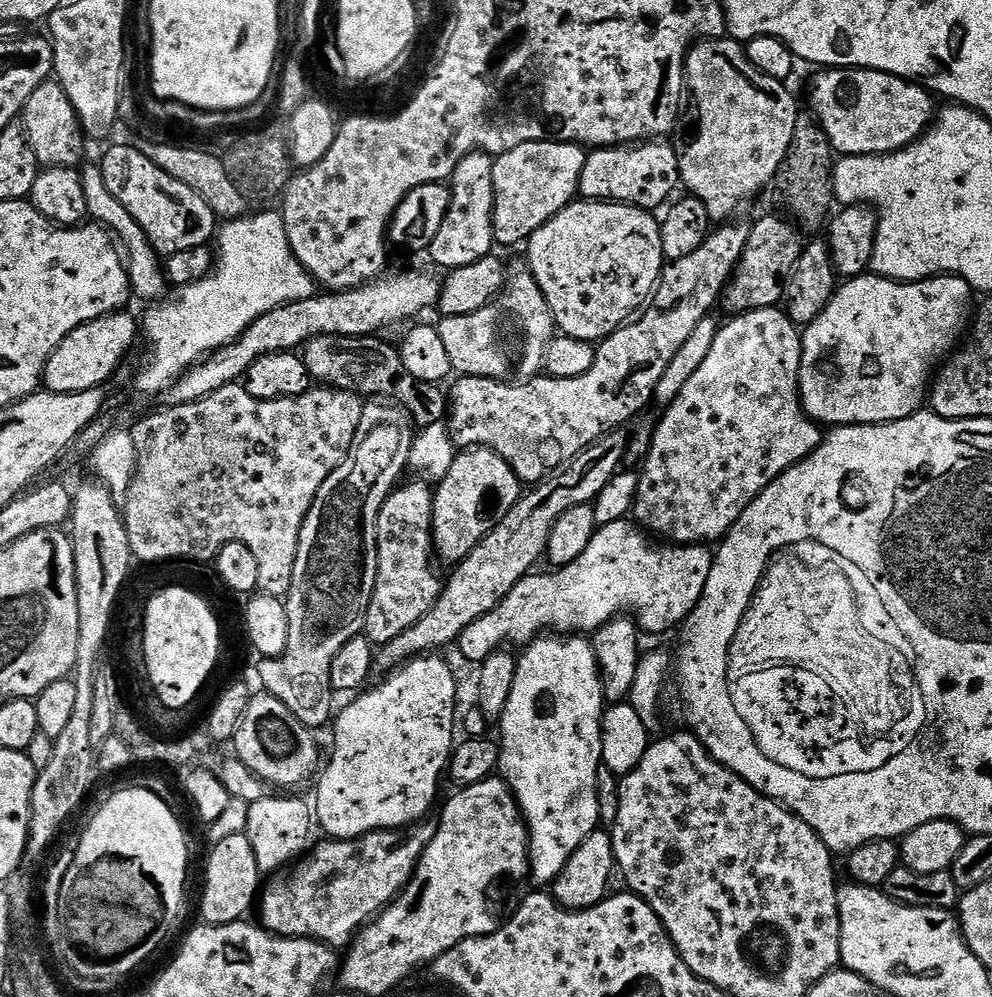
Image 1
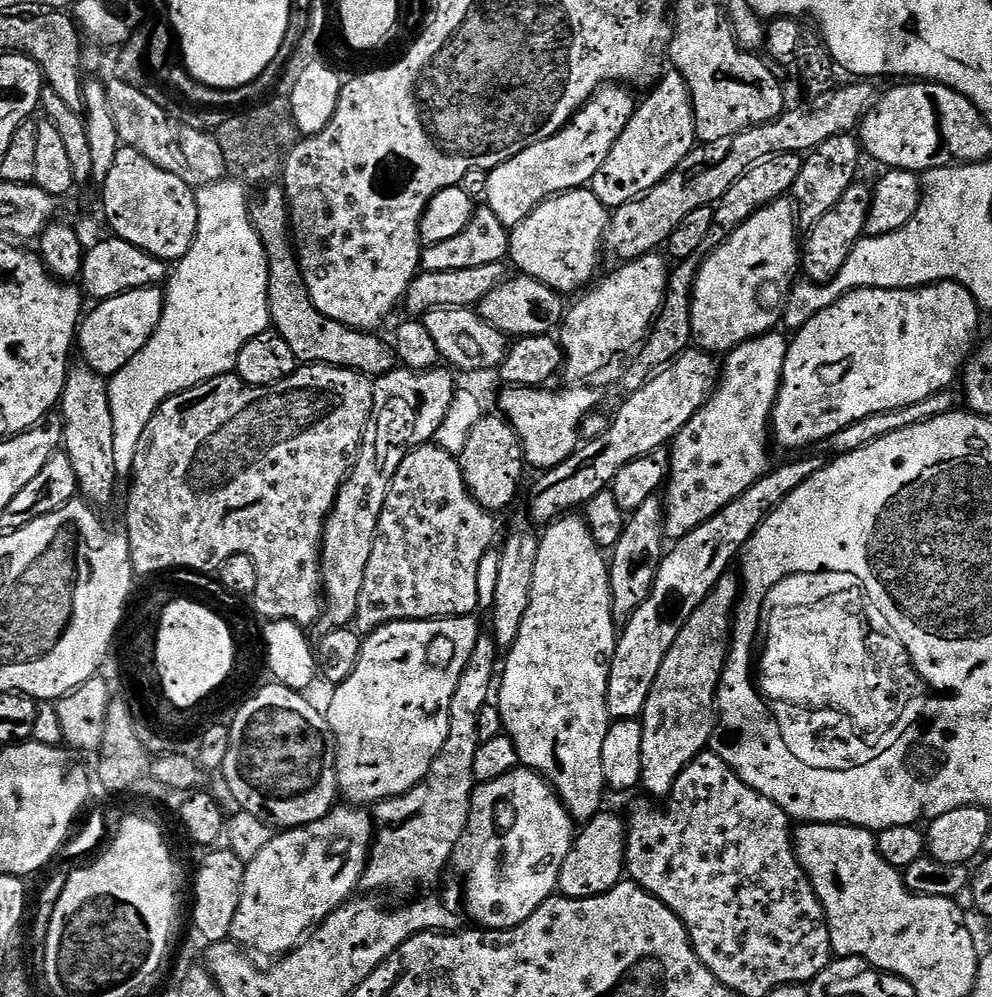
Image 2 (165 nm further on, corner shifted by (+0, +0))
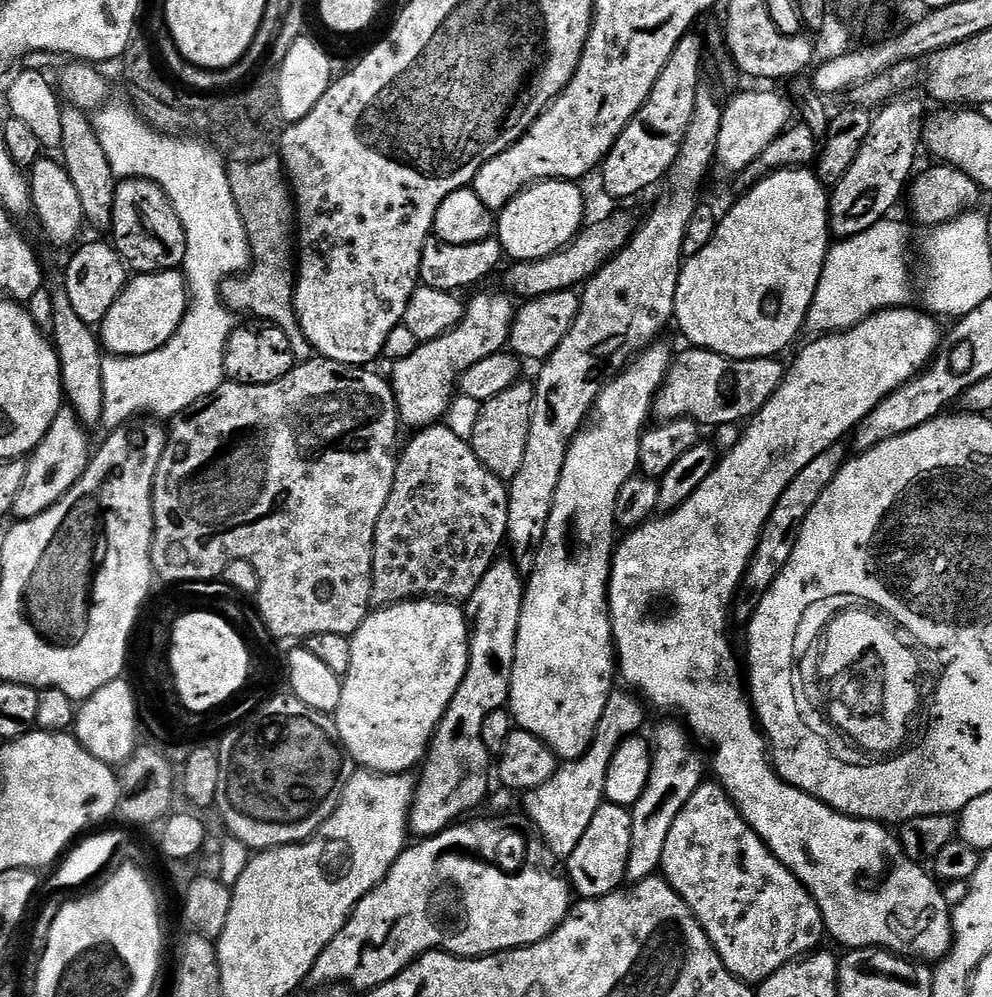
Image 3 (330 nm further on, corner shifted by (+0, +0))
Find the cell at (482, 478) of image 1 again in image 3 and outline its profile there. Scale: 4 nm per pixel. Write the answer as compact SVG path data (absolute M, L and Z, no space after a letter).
M518 382L502 394L483 401L478 414L478 426L474 426L471 446L474 454L502 481L510 482L522 467L526 455L526 440L530 438L530 424L534 414L536 390L531 383Z

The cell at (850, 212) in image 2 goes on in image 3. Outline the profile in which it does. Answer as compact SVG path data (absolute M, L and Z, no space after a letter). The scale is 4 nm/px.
M904 94L893 98L875 113L868 141L858 150L850 170L835 181L828 202L828 227L837 241L854 238L889 219L892 207L905 195L917 171L916 151L922 148L926 123L924 104L914 97Z

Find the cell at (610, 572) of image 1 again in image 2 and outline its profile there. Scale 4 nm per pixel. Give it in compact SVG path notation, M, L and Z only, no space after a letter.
M448 616L444 620L403 620L402 622L390 622L378 630L367 633L363 637L360 646L358 666L354 666L354 674L346 678L346 682L335 685L332 701L326 707L326 715L330 722L330 730L336 739L336 782L338 792L344 796L352 806L375 806L381 800L389 800L392 796L405 796L418 782L426 778L434 758L446 746L446 738L450 734L450 702L454 698L454 690L458 690L458 678L462 678L462 670L466 670L466 662L470 662L470 654L474 654L474 646L482 634L482 628L476 625L477 617Z

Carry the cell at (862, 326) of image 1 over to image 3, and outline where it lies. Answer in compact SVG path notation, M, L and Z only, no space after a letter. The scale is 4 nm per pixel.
M912 307L888 308L885 312L876 312L863 323L854 328L848 328L845 332L824 334L813 339L816 340L813 344L806 345L797 354L792 368L790 364L785 373L782 386L772 395L770 402L766 402L766 406L762 406L762 410L752 417L750 423L743 429L739 442L723 453L722 459L710 474L710 478L706 478L706 482L702 482L702 486L698 486L698 490L694 490L694 494L690 494L688 501L682 506L678 506L675 512L666 512L647 520L640 527L631 529L625 535L628 537L621 544L619 541L615 545L612 554L612 573L608 579L608 613L612 619L612 641L616 644L615 661L618 665L619 679L624 679L629 684L625 685L639 693L649 705L652 703L654 707L661 708L664 712L680 711L684 715L682 720L689 733L697 741L699 741L698 739L705 740L712 747L710 772L711 775L712 772L716 775L713 776L715 783L724 789L724 793L731 798L732 804L740 811L743 820L756 831L758 838L762 838L762 842L780 859L782 866L790 869L812 893L814 902L824 919L825 933L829 937L833 936L838 943L845 944L845 949L848 950L871 946L895 952L905 958L915 958L920 962L938 962L952 946L952 913L949 901L944 901L944 896L940 893L941 885L927 871L924 873L925 869L921 865L905 856L899 839L893 833L891 836L888 833L891 831L883 823L875 820L857 820L855 816L846 816L842 812L836 812L829 804L823 804L818 797L790 786L776 773L776 769L770 763L770 745L763 731L758 727L756 713L746 691L745 681L742 679L741 661L740 664L736 661L732 640L728 637L728 615L731 614L732 608L734 612L734 601L740 591L740 583L747 572L754 550L758 546L762 530L766 526L778 498L782 498L782 490L786 490L786 486L790 486L790 482L794 482L794 474L798 474L798 470L802 470L802 466L814 462L814 458L818 458L818 454L822 454L833 444L841 443L845 439L843 436L848 431L849 435L863 422L866 414L870 414L870 410L874 410L874 406L878 406L878 402L885 400L891 392L898 390L908 380L913 380L919 372L924 371L932 363L933 356L940 351L942 347L941 321L927 311L925 311L926 313L919 312L918 309Z

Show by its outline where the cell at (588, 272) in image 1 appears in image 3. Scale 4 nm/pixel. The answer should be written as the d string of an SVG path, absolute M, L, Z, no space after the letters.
M542 180L519 192L498 213L495 235L509 261L541 260L560 251L585 227L584 192L570 180Z

